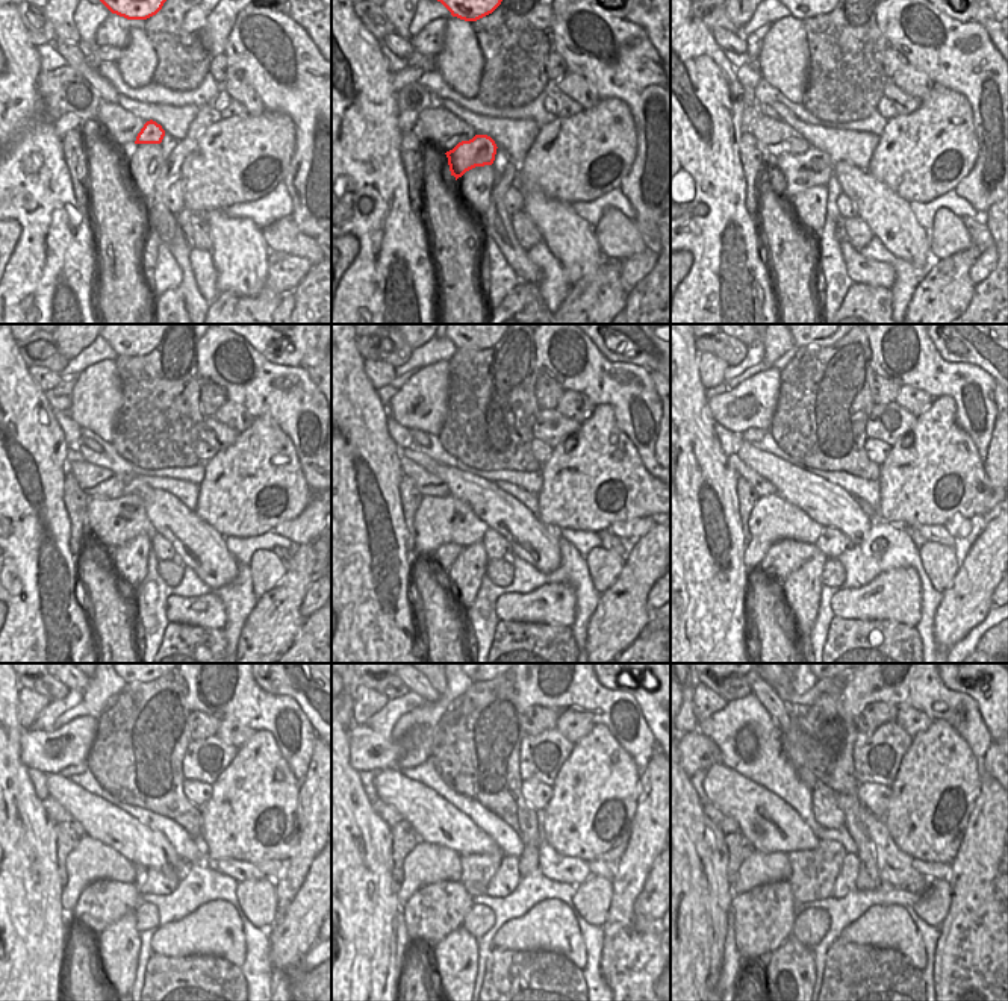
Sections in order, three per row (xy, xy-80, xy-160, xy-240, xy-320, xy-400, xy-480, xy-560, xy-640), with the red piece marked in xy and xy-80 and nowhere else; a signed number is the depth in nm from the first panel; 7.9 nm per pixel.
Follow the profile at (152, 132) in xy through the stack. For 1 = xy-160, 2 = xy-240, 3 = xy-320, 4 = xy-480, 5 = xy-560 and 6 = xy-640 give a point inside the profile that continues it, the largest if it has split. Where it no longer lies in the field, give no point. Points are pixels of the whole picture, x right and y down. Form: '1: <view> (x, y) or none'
1: xy-160 (796, 173)
2: xy-240 (111, 523)
3: xy-320 (438, 521)
4: xy-480 (91, 860)
5: xy-560 (426, 863)
6: xy-640 (760, 868)

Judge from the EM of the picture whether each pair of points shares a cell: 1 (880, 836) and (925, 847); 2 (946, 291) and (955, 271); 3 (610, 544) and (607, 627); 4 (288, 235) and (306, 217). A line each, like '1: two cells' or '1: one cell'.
1: two cells
2: one cell
3: two cells
4: two cells

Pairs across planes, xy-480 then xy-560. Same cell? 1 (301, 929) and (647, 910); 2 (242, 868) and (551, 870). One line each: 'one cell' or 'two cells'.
1: one cell
2: one cell

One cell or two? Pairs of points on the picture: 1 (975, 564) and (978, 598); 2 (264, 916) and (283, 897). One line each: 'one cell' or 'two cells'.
1: one cell
2: two cells

